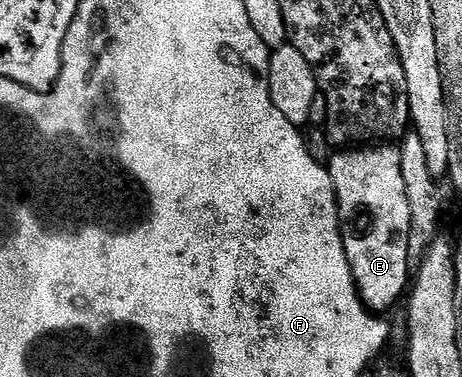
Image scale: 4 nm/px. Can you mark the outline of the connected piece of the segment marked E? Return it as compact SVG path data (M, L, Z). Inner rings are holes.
M362 146L333 154L328 167L338 199L338 219L342 221L348 266L366 307L375 314L386 314L401 296L403 299L407 295L412 280L412 261L408 258L410 219L402 154L394 146Z

